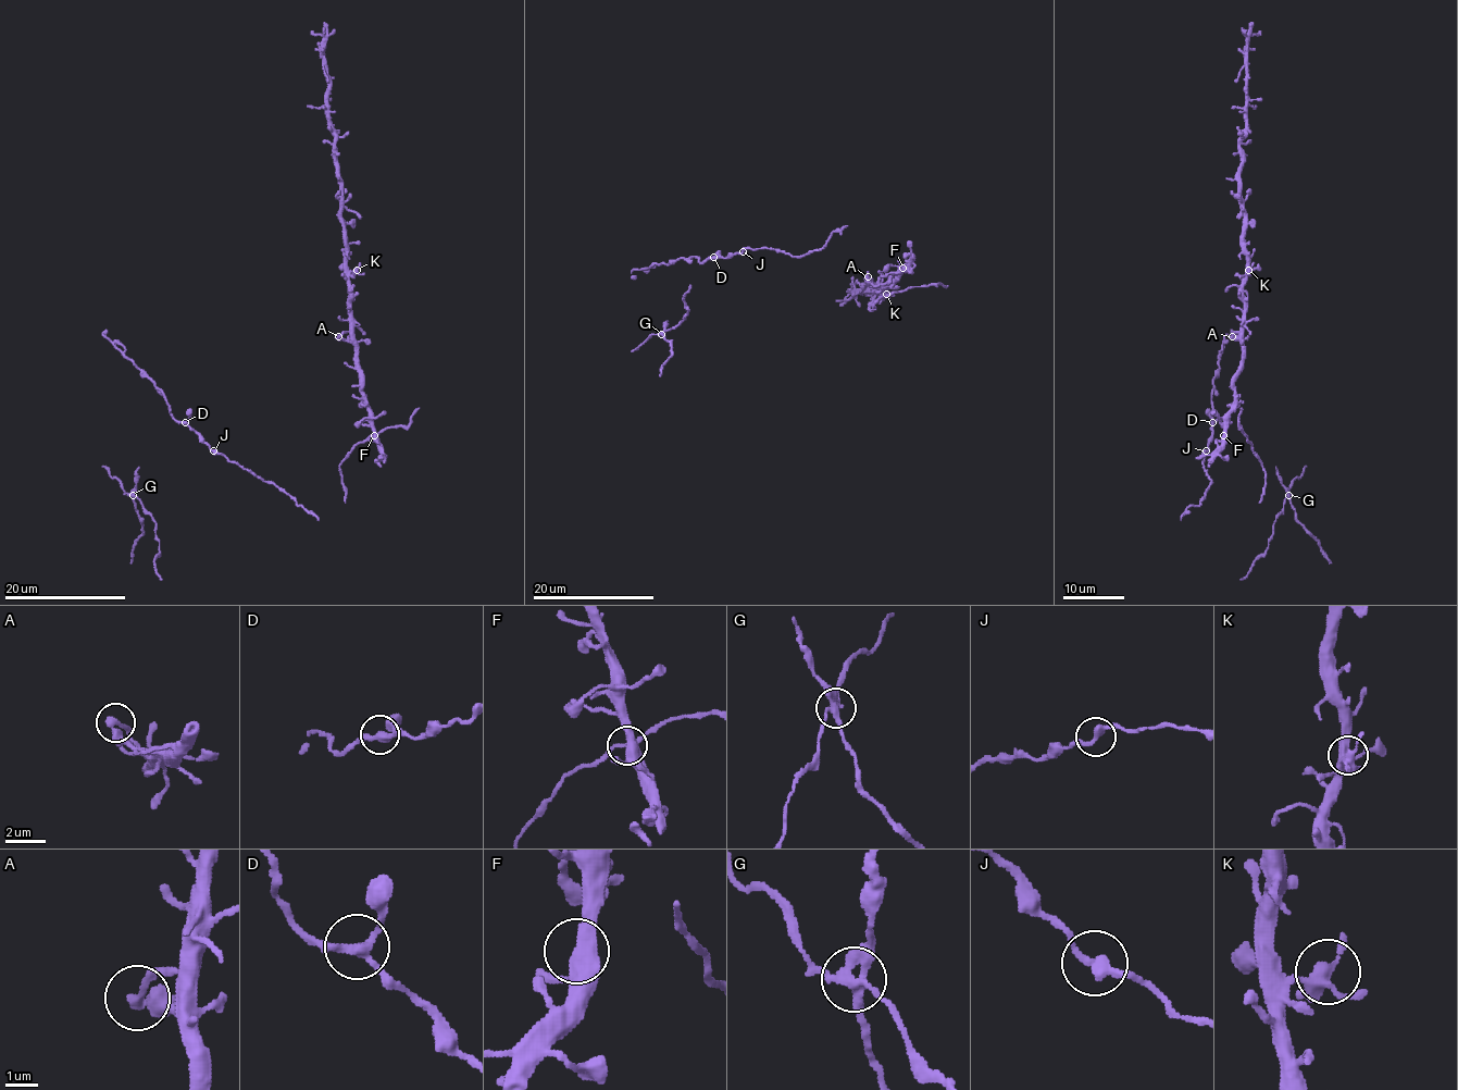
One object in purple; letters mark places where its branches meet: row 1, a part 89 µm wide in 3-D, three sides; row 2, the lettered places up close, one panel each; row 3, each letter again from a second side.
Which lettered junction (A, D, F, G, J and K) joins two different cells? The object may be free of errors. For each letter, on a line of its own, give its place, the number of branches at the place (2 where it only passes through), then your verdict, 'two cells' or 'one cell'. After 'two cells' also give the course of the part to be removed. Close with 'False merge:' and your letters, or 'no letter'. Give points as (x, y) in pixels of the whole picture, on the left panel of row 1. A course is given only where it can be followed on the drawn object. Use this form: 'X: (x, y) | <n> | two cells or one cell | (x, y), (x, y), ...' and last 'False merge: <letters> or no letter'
A: (338, 336) | 3 | one cell
D: (185, 422) | 3 | one cell
F: (374, 435) | 3 | one cell
G: (133, 495) | 4 | two cells | (133, 495), (142, 535), (133, 547), (132, 564)
J: (213, 450) | 2 | one cell
K: (357, 270) | 4 | one cell
False merge: G

